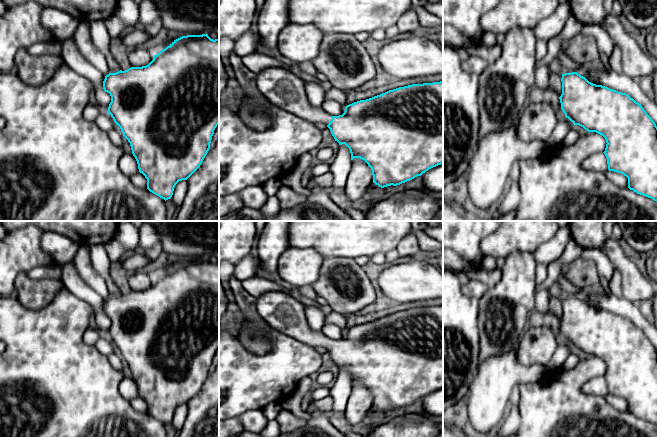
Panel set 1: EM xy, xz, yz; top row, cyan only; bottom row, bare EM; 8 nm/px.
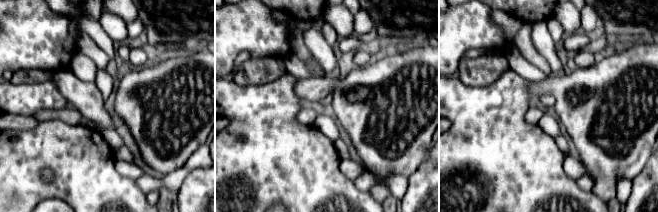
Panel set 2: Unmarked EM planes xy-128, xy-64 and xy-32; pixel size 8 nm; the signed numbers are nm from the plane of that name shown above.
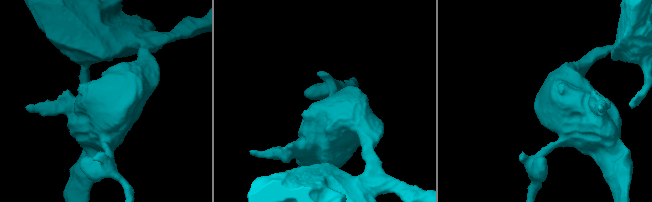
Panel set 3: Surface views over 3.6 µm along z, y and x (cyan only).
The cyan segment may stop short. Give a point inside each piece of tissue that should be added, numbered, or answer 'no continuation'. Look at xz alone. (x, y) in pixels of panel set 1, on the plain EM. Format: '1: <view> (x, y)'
1: xz (282, 312)

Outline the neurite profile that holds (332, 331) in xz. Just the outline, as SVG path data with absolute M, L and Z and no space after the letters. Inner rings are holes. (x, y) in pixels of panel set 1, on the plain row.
M325 324L322 328L322 332L331 340L342 339L345 335L345 331L334 324Z

